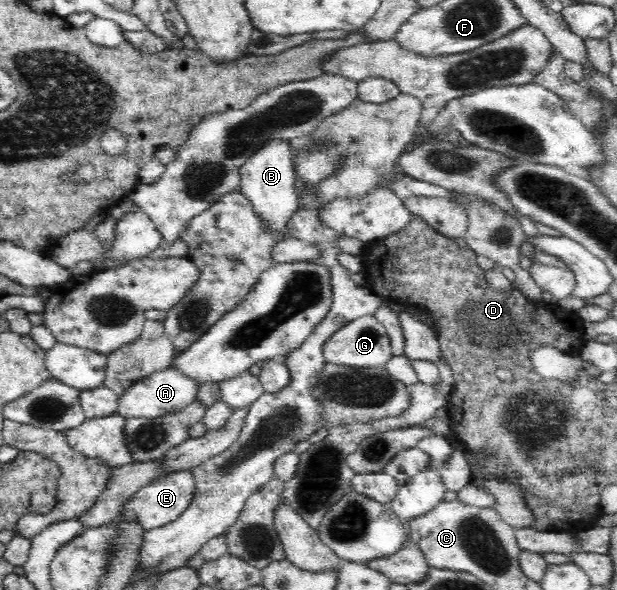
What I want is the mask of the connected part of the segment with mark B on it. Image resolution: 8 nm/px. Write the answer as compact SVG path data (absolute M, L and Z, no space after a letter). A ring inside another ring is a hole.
M274 139L266 142L261 151L254 153L240 168L240 175L241 185L238 191L248 198L259 222L274 238L275 243L292 237L293 227L290 225L301 201L296 191L296 170L293 167L290 143Z

